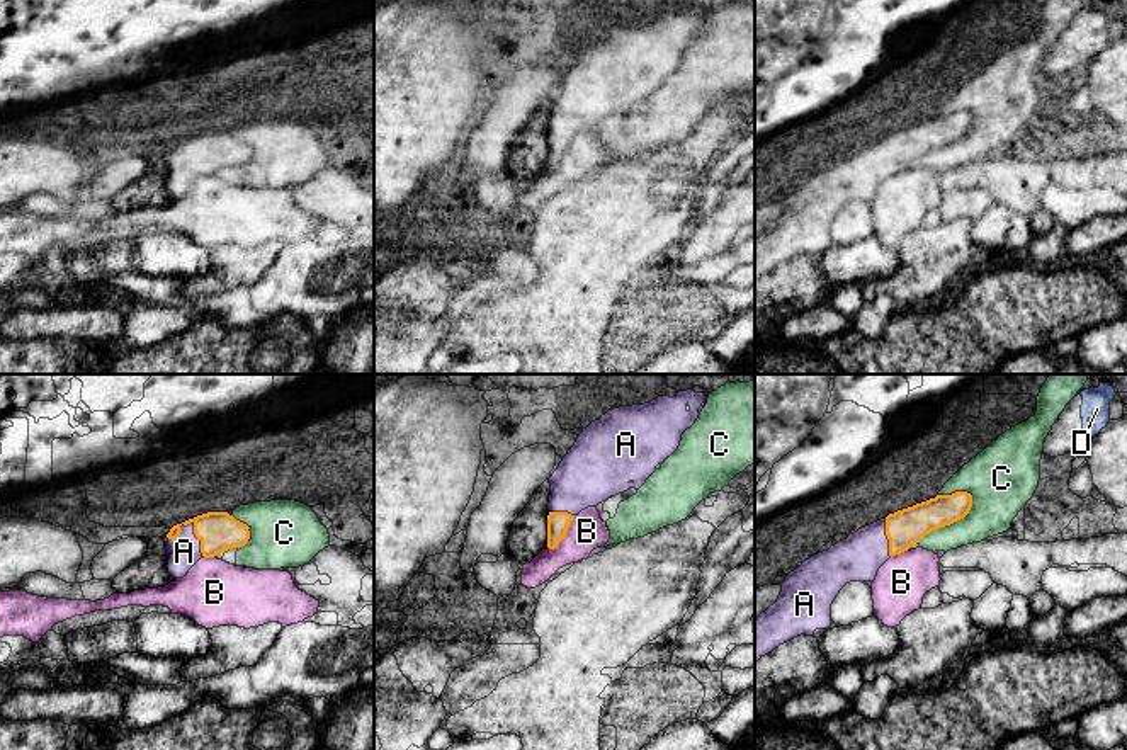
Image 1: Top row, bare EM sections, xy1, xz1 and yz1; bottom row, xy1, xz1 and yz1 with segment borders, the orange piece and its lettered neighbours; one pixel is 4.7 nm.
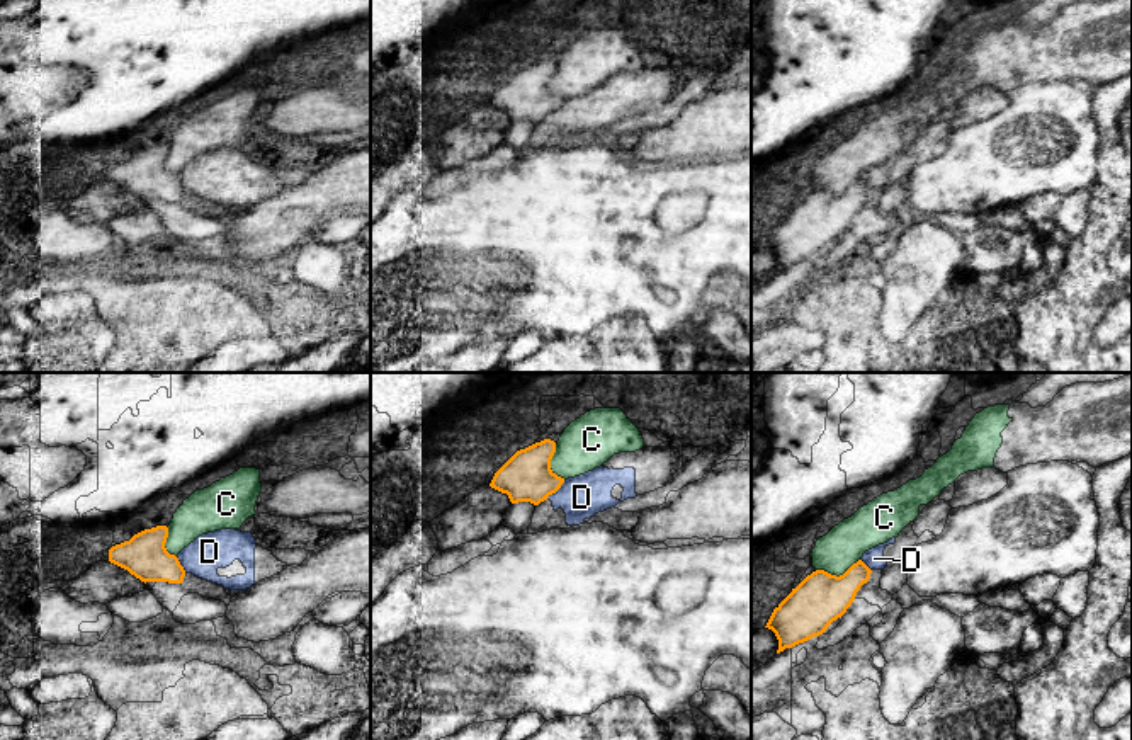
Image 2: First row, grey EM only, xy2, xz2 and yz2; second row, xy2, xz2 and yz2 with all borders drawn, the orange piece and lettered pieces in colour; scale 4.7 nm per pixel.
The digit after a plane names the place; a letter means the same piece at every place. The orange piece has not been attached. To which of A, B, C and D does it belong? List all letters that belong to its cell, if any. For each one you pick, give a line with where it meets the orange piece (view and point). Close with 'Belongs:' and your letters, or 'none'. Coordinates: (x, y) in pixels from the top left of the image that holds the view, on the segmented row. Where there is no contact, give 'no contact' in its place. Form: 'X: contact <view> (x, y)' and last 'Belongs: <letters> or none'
A: contact xy1 (194, 533)
Belongs: A

